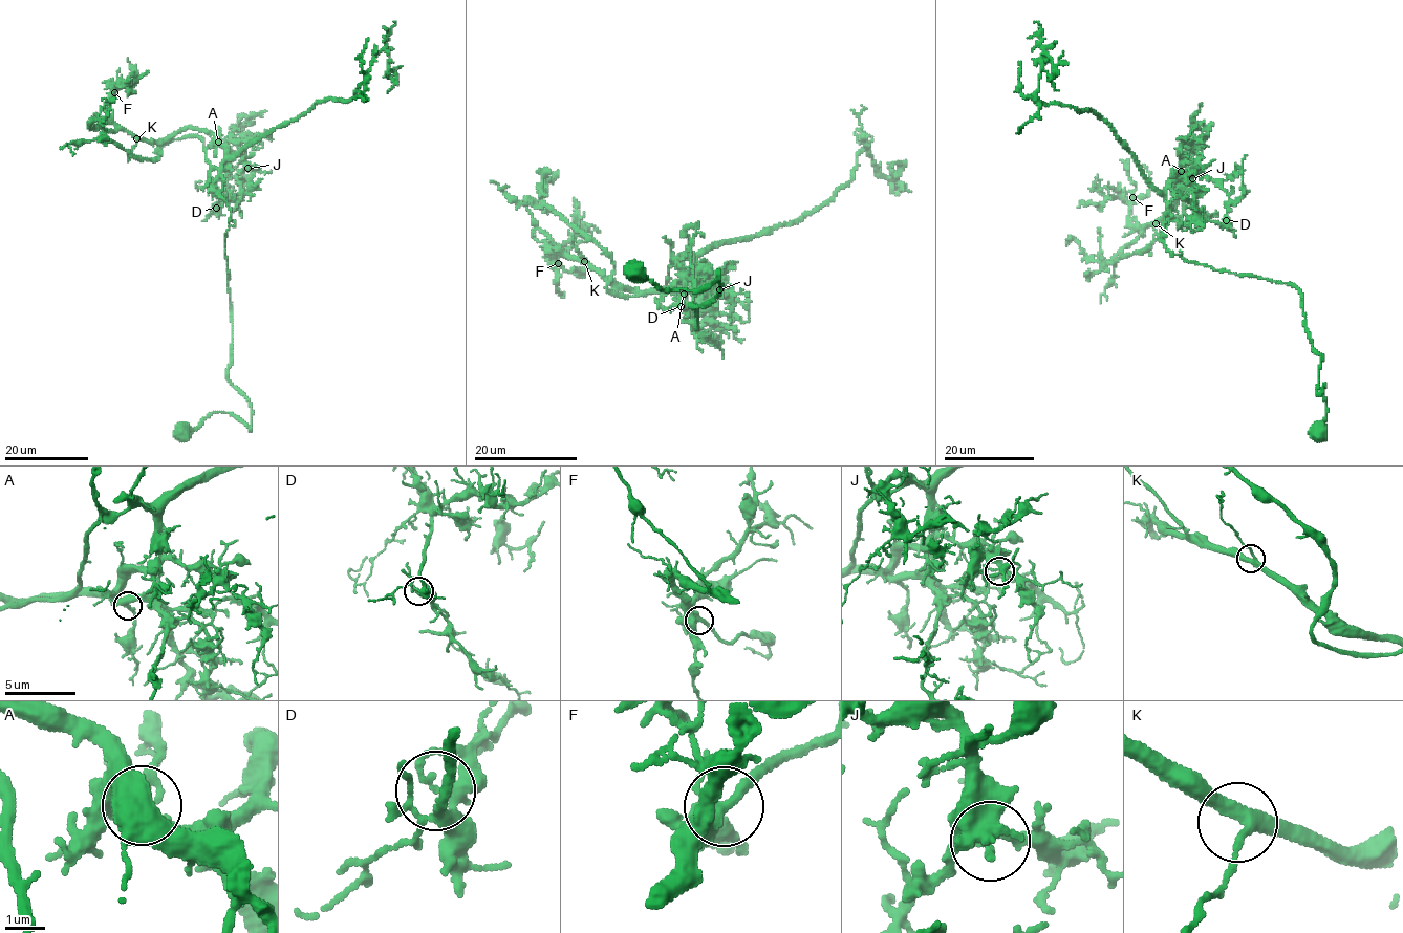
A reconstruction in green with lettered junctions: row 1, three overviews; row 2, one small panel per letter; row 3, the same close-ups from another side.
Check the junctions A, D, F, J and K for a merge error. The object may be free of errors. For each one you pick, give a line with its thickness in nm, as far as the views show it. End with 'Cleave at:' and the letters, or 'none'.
D: calibre 240 nm
Cleave at: D

